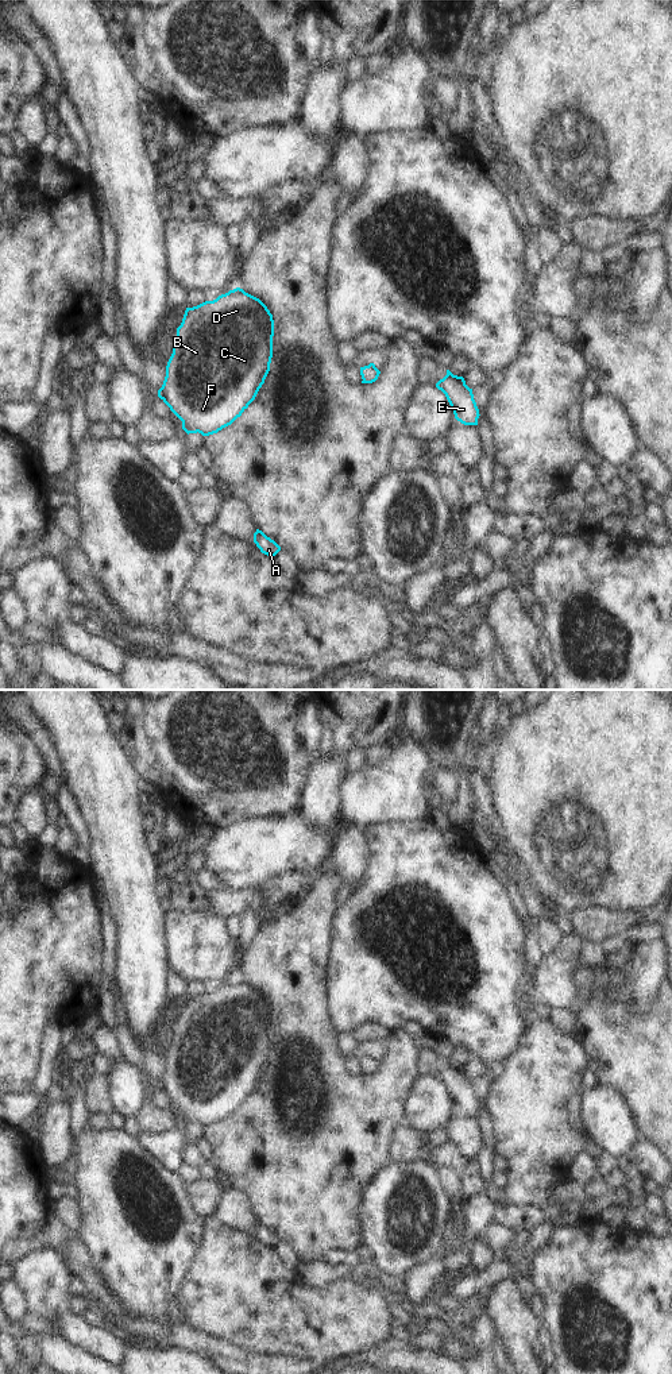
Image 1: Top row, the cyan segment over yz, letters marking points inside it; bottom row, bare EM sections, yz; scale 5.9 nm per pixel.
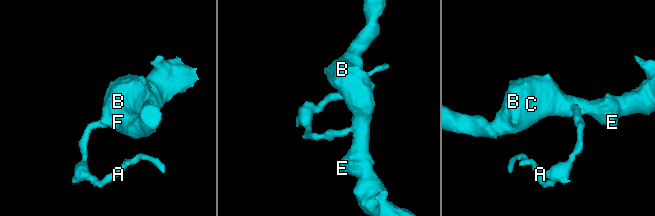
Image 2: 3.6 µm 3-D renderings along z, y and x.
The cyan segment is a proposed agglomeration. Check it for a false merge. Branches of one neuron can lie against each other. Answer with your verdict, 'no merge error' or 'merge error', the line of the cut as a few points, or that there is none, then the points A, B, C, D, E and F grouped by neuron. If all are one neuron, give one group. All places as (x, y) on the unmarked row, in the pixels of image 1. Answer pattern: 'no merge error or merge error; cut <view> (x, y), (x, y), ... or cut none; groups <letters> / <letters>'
no merge error; cut none; groups A B C D E F

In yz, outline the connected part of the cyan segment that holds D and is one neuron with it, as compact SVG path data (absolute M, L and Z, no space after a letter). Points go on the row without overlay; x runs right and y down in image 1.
M236 979L213 992L186 999L177 1019L173 1045L166 1057L166 1068L158 1088L182 1112L189 1124L209 1127L231 1116L255 1091L270 1062L273 1049L274 1011L267 997L256 988Z

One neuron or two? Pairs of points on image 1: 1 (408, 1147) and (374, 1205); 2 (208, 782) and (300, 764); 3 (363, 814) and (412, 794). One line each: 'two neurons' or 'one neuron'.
1: two neurons
2: one neuron
3: one neuron

